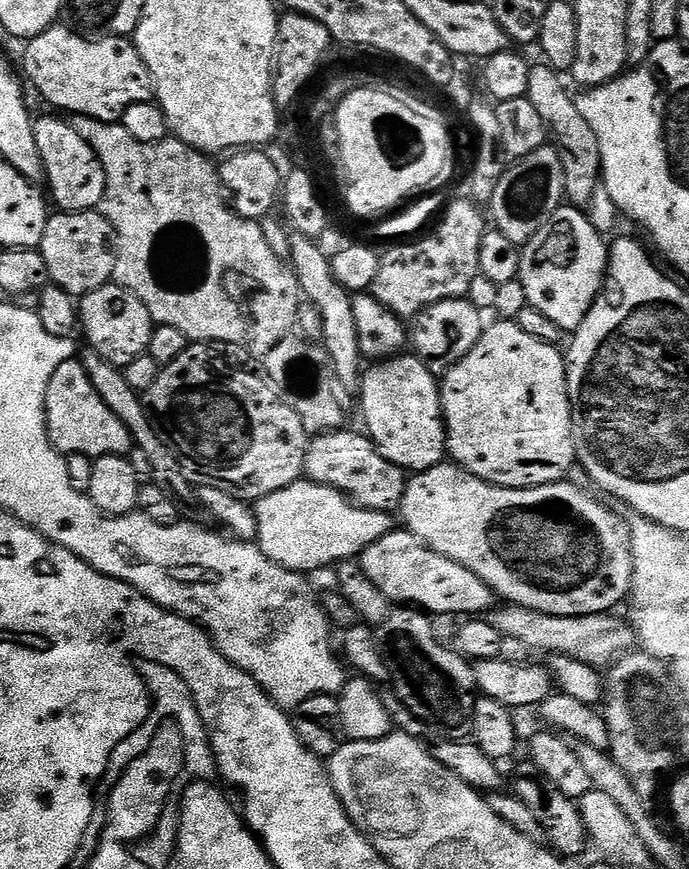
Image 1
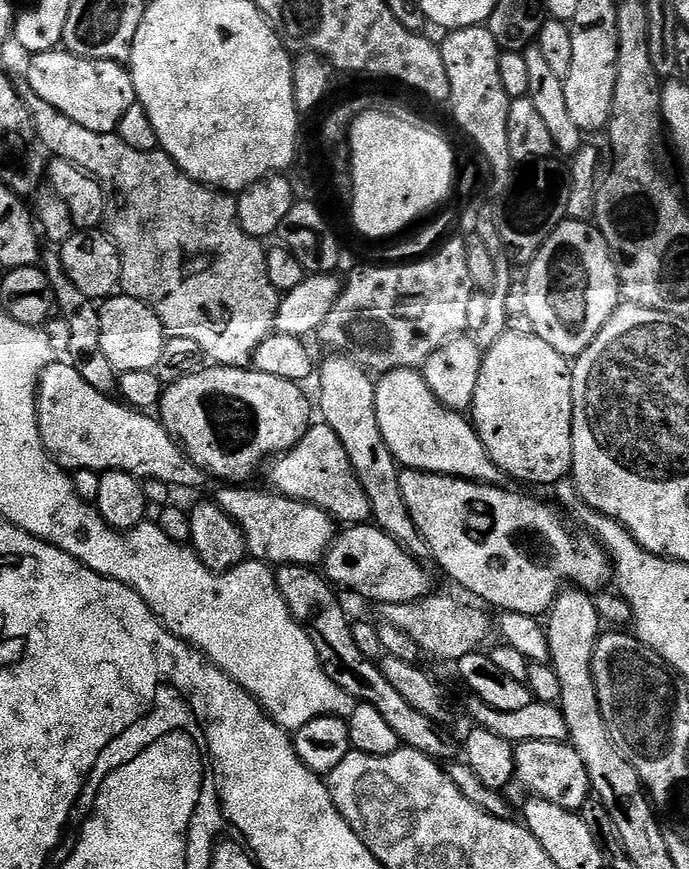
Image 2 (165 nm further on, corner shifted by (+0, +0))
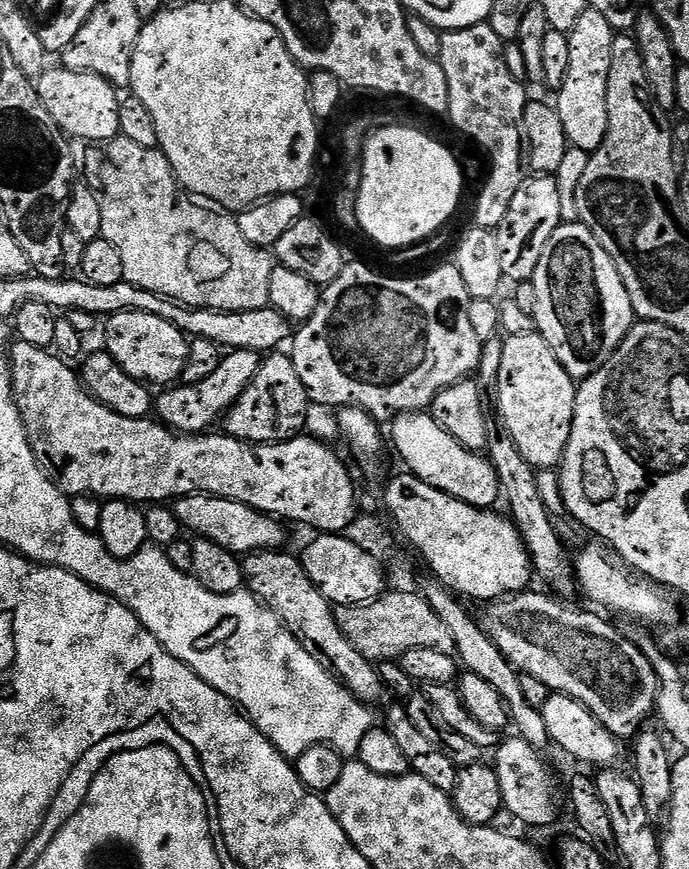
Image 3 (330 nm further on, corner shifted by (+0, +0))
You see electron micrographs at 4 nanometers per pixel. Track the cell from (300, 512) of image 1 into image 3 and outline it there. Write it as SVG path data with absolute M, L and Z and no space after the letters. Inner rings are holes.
M182 496L175 501L174 511L181 525L201 540L218 542L226 550L237 554L270 552L285 547L284 528L277 517L260 512L242 502L223 500L217 496Z

